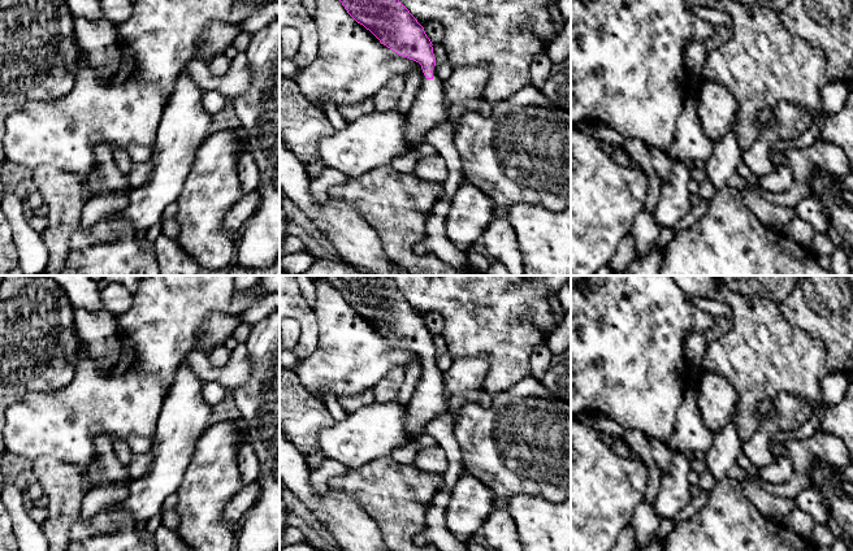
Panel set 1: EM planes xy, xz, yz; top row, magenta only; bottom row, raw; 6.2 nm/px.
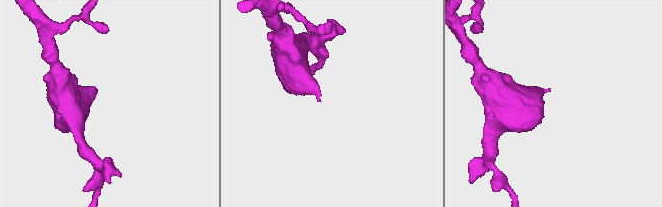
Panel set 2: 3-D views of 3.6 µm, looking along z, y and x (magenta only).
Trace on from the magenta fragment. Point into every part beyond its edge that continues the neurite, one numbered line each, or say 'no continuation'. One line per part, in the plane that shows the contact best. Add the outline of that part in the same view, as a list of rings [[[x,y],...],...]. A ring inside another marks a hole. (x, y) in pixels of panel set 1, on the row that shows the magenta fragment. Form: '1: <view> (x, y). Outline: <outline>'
1: xz (431, 107). Outline: [[[433,68],[433,78],[423,77],[416,99],[407,113],[406,139],[410,146],[424,143],[425,134],[436,125],[449,120],[449,101],[443,91],[443,82]]]

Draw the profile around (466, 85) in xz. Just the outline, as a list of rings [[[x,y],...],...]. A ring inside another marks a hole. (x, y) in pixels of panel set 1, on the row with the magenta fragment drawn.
[[[464,65],[453,69],[451,75],[443,82],[443,91],[449,103],[475,105],[484,97],[489,79],[488,65]]]

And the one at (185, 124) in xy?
[[[229,22],[207,25],[195,56],[179,71],[160,117],[151,175],[140,188],[130,190],[130,203],[124,211],[104,217],[87,230],[94,239],[112,237],[113,217],[129,221],[137,230],[147,230],[163,218],[169,204],[177,201],[199,147],[211,134],[213,118],[203,105],[204,91],[190,75],[187,65],[192,61],[207,64],[211,57],[225,53],[239,31],[239,26]]]

